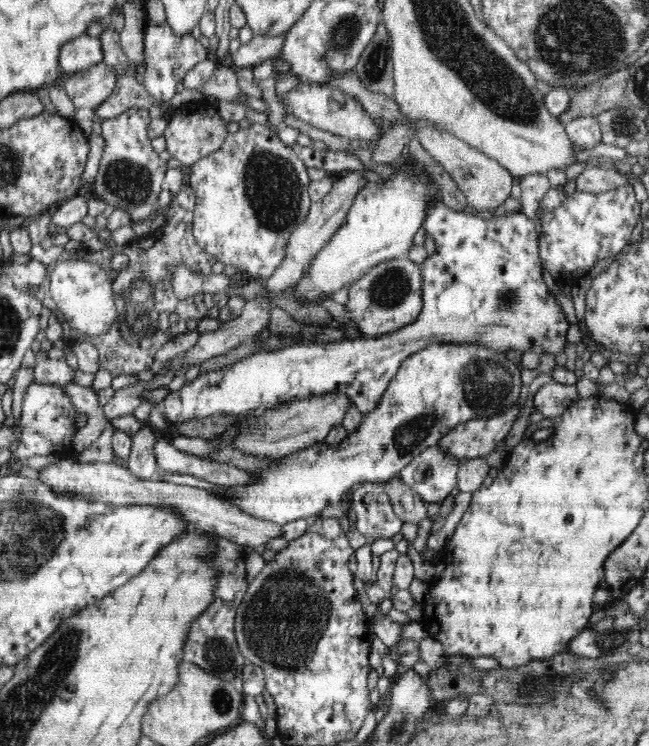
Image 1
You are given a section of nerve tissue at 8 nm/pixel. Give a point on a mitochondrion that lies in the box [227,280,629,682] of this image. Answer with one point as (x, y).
(283, 621)

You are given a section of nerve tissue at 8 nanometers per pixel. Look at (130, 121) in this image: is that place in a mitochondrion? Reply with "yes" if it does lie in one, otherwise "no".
no

